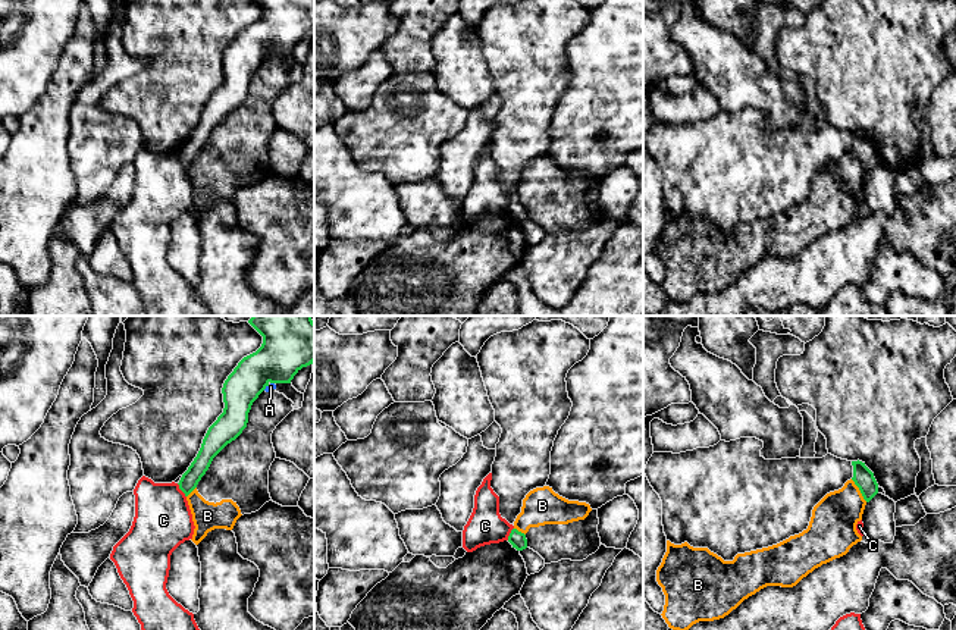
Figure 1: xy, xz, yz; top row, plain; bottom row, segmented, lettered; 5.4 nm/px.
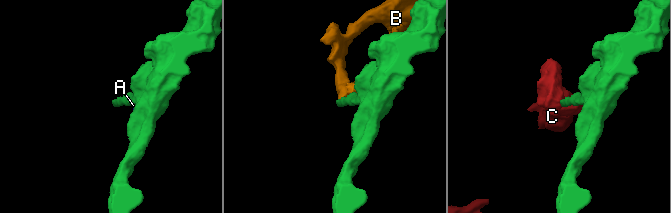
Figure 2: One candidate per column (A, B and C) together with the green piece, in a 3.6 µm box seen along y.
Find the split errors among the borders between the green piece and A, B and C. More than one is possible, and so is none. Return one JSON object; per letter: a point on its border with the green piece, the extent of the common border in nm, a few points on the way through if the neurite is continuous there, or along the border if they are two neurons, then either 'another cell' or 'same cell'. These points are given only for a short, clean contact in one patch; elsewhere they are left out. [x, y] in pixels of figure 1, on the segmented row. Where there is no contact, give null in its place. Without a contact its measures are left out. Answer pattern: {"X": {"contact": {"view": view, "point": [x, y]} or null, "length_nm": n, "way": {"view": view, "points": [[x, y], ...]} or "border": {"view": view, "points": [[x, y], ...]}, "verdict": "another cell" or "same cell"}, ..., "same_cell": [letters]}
{"A": {"contact": {"view": "xy", "point": [268, 385]}, "length_nm": 80, "border": {"view": "xy", "points": [[273, 382], [263, 389]]}, "verdict": "another cell"}, "B": {"contact": {"view": "yz", "point": [859, 489]}, "length_nm": 160, "verdict": "another cell"}, "C": {"contact": {"view": "xy", "point": [181, 489]}, "length_nm": 90, "border": {"view": "xy", "points": [[176, 483], [185, 497]]}, "verdict": "another cell"}, "same_cell": []}

